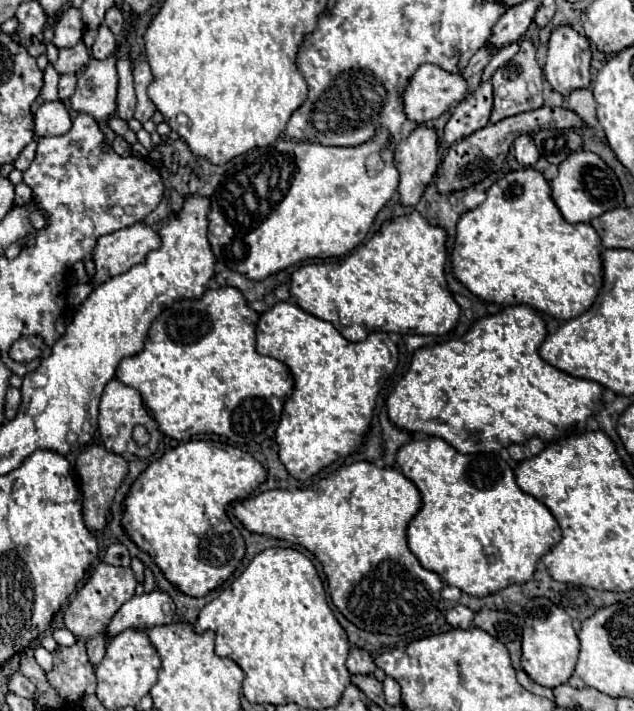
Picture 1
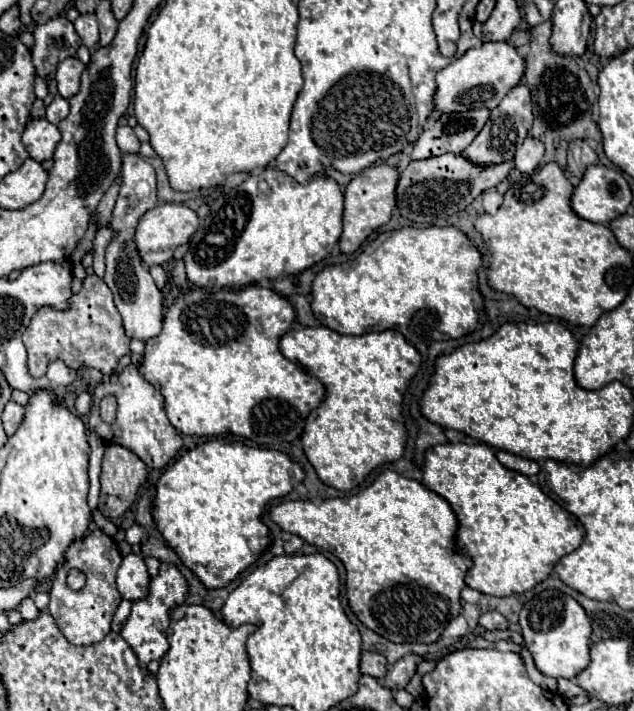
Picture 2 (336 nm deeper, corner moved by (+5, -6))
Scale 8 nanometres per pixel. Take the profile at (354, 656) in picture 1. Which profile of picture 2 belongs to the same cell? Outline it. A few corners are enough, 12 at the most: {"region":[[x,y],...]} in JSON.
{"region":[[364,652],[360,672],[380,680],[388,670],[378,652]]}

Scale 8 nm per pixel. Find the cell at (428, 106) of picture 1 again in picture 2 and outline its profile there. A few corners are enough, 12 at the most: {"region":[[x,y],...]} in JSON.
{"region":[[484,42],[436,74],[434,110],[496,108],[522,80],[508,42]]}

